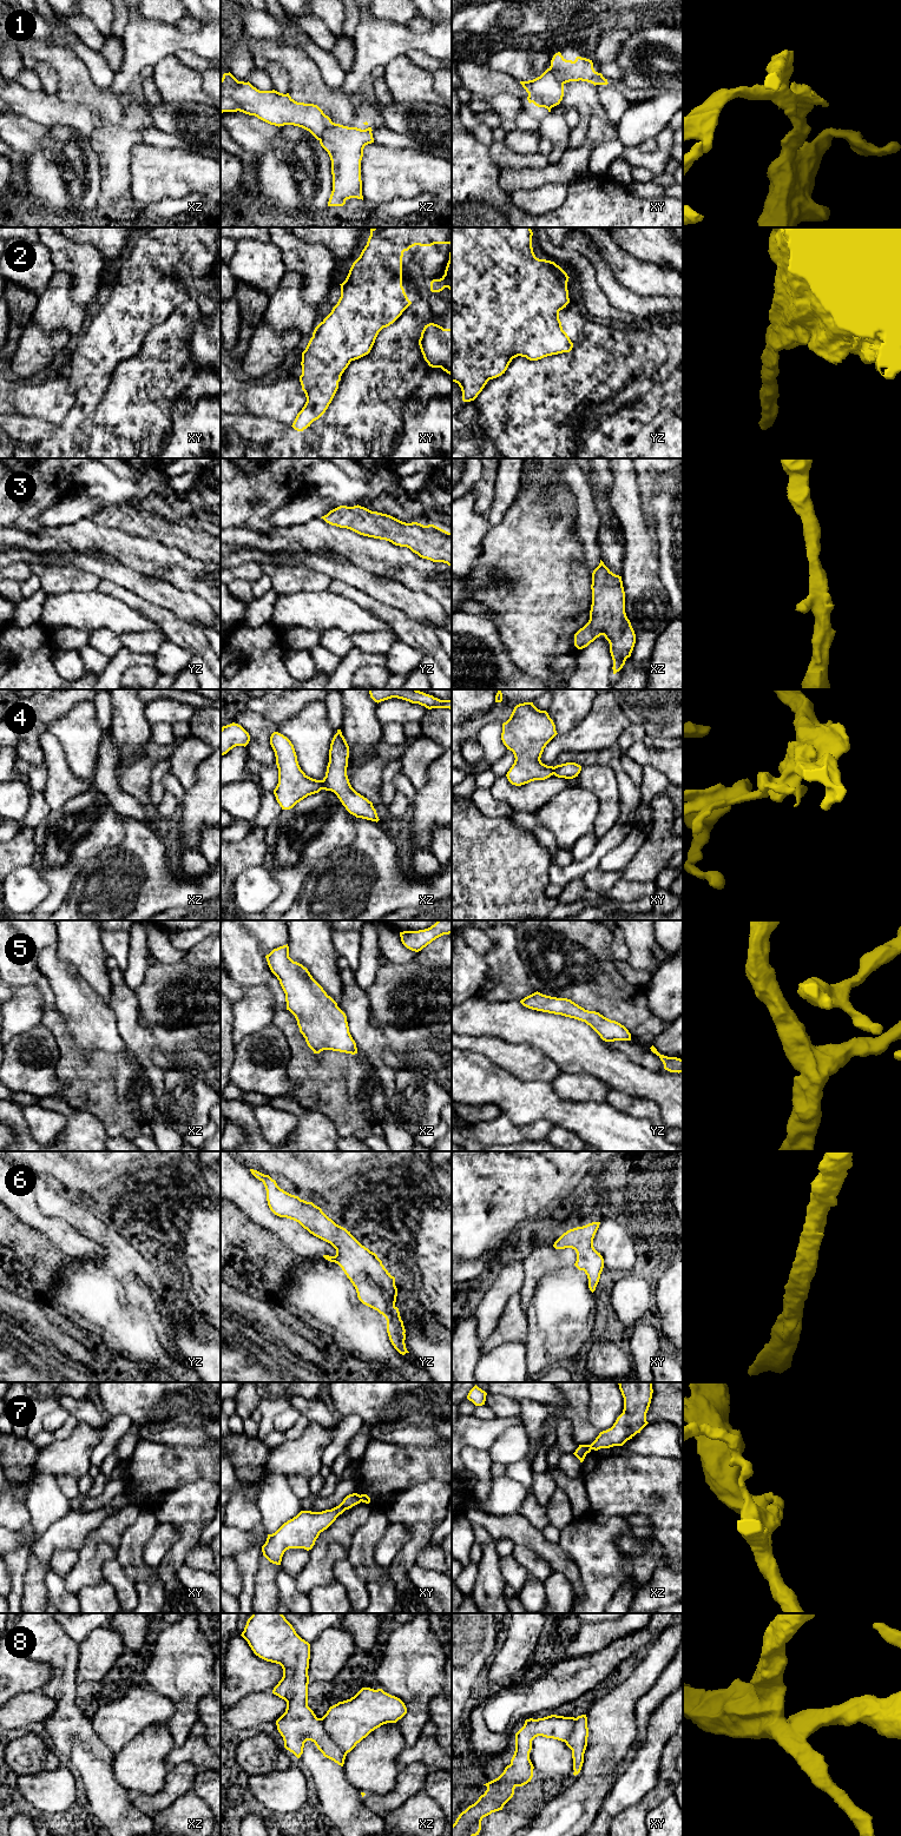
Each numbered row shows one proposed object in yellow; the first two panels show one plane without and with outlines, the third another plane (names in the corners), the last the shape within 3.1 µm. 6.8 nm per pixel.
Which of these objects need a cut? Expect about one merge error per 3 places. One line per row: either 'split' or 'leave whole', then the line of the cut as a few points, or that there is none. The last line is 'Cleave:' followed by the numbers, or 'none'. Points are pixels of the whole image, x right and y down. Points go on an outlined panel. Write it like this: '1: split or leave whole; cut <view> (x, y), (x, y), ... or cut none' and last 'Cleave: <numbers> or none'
1: split; cut xz (333, 123), (319, 139)
2: leave whole; cut none
3: leave whole; cut none
4: split; cut xz (321, 780), (322, 788)
5: leave whole; cut none
6: leave whole; cut none
7: split; cut xz (589, 1445), (591, 1448)
8: leave whole; cut none
Cleave: 1, 4, 7

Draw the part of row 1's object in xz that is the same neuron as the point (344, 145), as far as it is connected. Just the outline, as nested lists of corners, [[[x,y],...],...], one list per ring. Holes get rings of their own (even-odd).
[[[333,123],[323,132],[320,144],[330,157],[333,174],[328,206],[343,206],[350,198],[363,200],[361,160],[364,146],[374,143],[371,131]]]

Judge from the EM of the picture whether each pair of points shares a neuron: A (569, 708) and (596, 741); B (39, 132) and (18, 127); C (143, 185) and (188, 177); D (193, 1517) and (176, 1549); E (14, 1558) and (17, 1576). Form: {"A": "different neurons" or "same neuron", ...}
{"A": "different neurons", "B": "same neuron", "C": "same neuron", "D": "same neuron", "E": "same neuron"}

